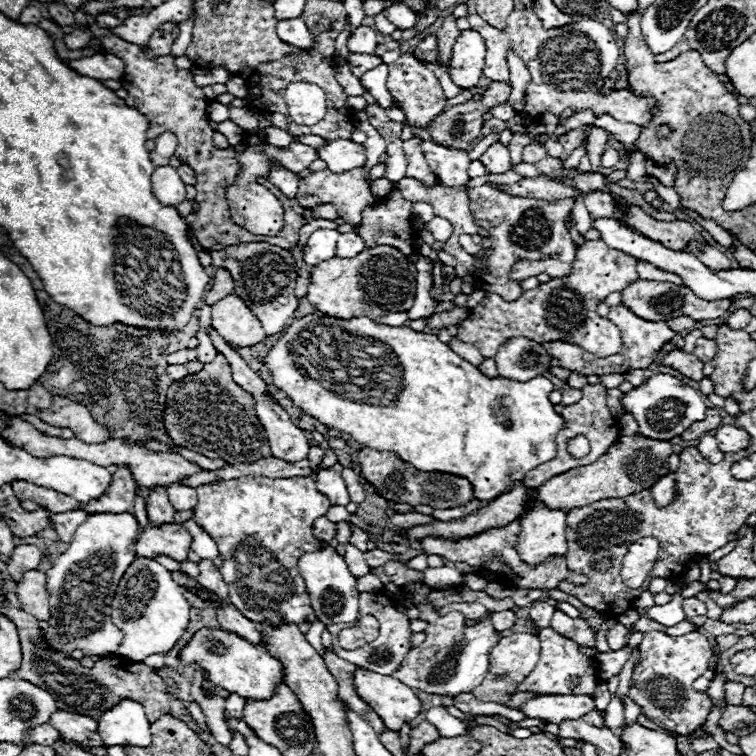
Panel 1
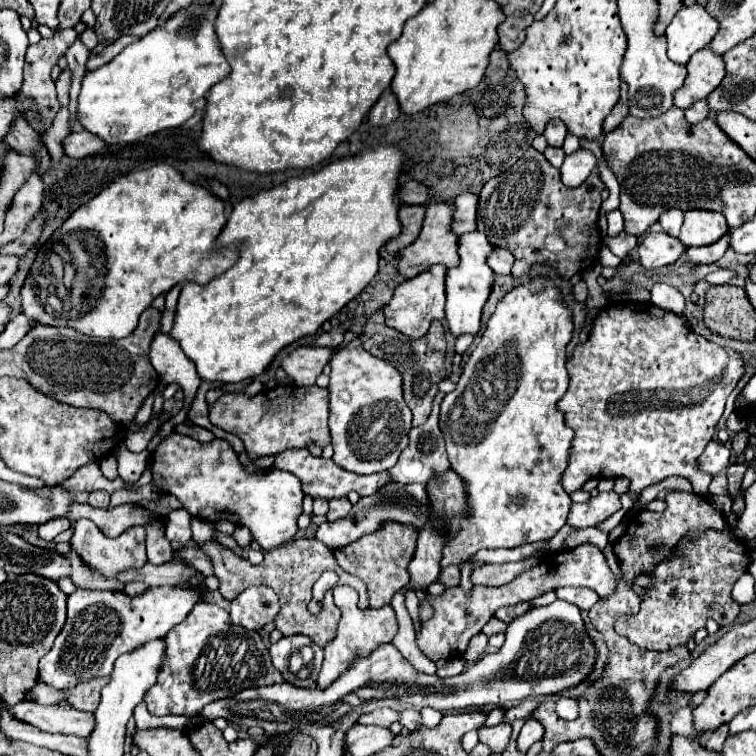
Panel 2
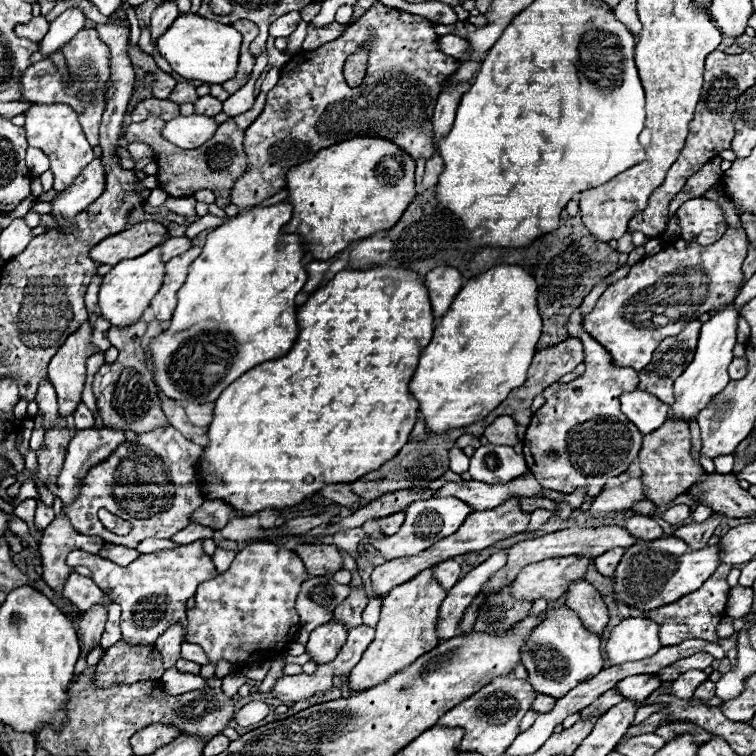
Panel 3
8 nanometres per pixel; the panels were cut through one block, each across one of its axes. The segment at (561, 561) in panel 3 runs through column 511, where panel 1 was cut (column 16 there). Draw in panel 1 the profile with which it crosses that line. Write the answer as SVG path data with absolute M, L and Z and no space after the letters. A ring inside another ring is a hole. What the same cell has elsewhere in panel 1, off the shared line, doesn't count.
M32 570L26 572L22 582L16 588L16 594L20 596L20 602L32 616L38 620L50 620L50 602L48 602L48 590L46 590L46 574Z

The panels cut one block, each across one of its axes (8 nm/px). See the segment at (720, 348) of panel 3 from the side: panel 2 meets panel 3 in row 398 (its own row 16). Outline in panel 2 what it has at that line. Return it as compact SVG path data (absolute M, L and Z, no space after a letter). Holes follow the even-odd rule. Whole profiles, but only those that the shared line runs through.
M684 6L676 12L666 28L668 58L676 64L688 64L690 56L708 46L718 32L718 20L712 18L704 6Z

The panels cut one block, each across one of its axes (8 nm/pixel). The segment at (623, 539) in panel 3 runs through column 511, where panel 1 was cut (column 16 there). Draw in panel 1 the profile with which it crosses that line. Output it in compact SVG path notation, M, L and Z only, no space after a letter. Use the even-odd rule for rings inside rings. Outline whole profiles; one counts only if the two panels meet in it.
M16 546L14 548L14 556L8 562L8 572L10 576L20 582L24 572L28 570L36 570L40 564L40 550L36 546Z

